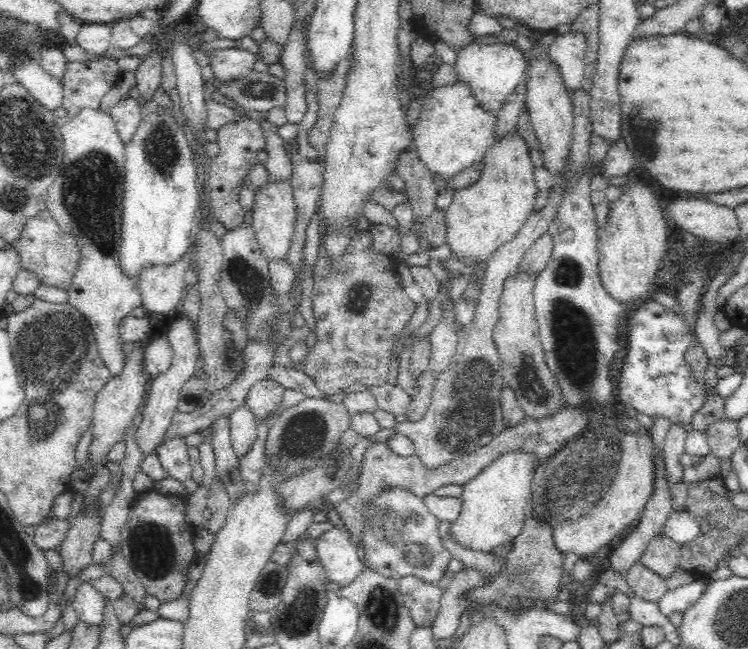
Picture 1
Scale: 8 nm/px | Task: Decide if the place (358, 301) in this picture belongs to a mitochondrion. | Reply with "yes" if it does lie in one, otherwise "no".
yes

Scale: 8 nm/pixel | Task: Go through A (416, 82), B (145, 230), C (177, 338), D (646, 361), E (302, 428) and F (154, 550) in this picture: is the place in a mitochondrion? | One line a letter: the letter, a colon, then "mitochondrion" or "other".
A: other
B: other
C: other
D: other
E: mitochondrion
F: mitochondrion

